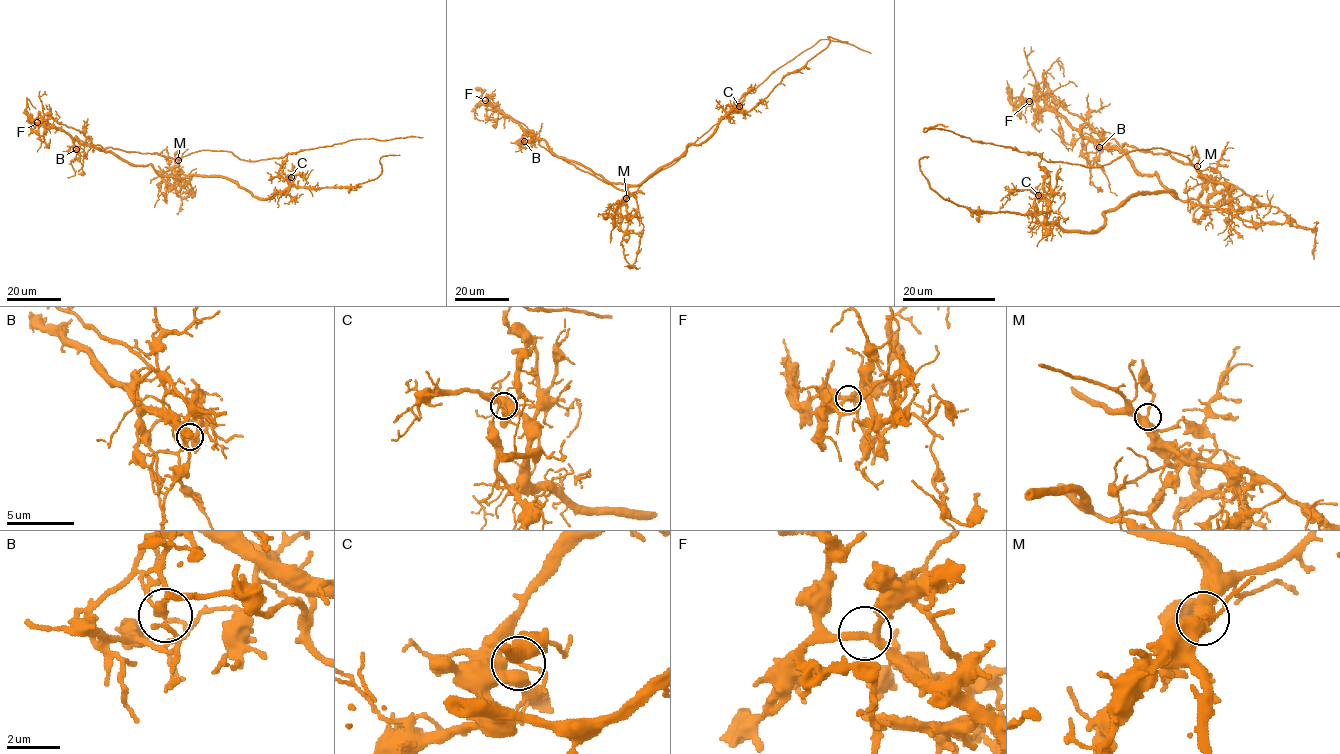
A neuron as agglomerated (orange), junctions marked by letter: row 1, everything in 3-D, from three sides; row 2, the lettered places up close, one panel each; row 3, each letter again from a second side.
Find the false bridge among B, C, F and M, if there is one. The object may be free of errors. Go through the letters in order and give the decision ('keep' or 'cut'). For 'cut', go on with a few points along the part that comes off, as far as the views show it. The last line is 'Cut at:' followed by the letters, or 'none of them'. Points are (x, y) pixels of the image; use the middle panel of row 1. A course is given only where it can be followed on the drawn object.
B: cut | (524, 142), (538, 140), (552, 154), (632, 193), (672, 165), (771, 73), (819, 40), (848, 42), (870, 53)
C: keep
F: keep
M: keep
Cut at: B

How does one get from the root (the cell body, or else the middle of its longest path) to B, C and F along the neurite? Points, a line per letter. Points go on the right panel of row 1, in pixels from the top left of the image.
B: (1154, 148), (1180, 153), (1189, 161), (1126, 144), (1122, 147), (1114, 139), (1100, 140), (1096, 159), (1100, 147)
C: (1154, 148), (1132, 149), (1099, 167), (1046, 162), (1041, 157), (1039, 167), (1050, 177), (1050, 197), (1038, 195)
F: (1154, 148), (1180, 153), (1189, 161), (1126, 144), (1122, 147), (1114, 139), (1090, 140), (1053, 110), (1029, 101)

